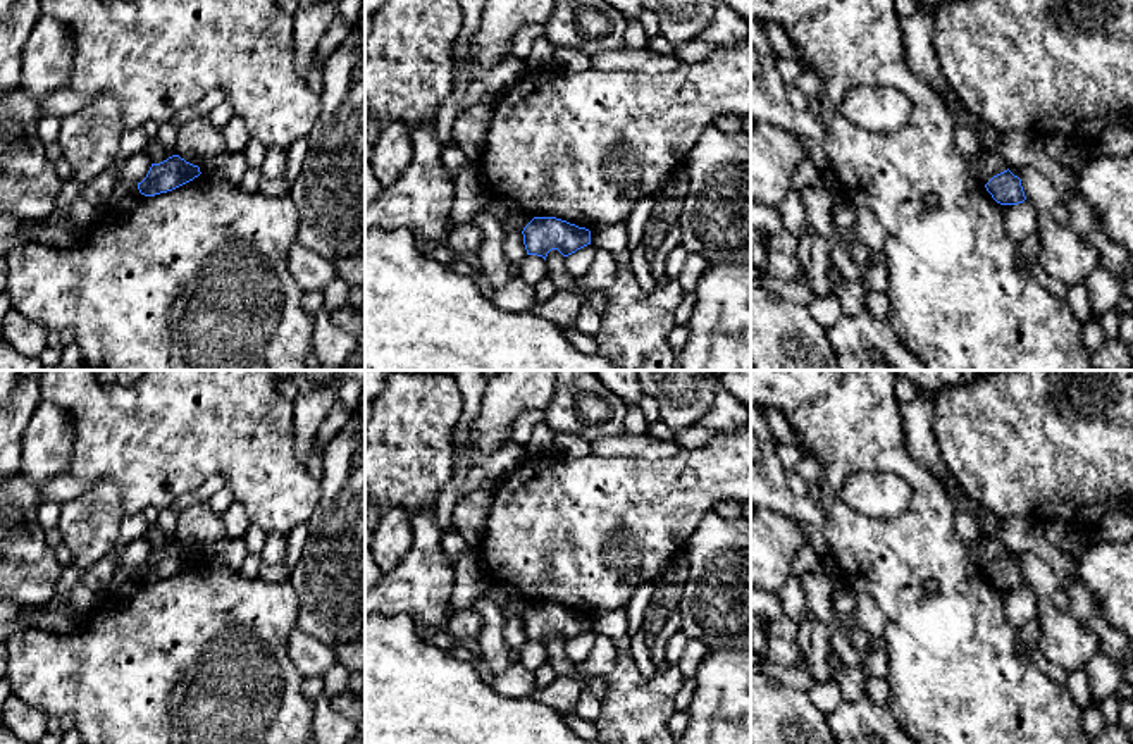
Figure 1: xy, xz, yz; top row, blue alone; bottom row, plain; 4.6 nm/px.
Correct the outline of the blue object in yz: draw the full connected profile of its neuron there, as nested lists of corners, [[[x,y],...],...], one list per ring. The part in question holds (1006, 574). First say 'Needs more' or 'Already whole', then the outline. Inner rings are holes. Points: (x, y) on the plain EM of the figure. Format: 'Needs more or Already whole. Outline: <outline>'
Already whole. Outline: [[[1009,555],[994,561],[987,570],[987,577],[1000,591],[1018,591],[1026,586],[1021,565]]]

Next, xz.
Already whole. Outline: [[[534,603],[522,617],[527,641],[546,646],[551,636],[563,642],[591,630],[591,617],[556,603]]]

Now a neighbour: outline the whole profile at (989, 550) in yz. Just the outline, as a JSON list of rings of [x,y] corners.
[[[985,537],[980,542],[966,542],[968,555],[983,570],[987,570],[994,561],[1007,556],[1007,548],[997,537]]]

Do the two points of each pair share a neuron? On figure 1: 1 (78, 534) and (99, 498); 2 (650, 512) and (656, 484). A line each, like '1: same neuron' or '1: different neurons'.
1: same neuron
2: same neuron

